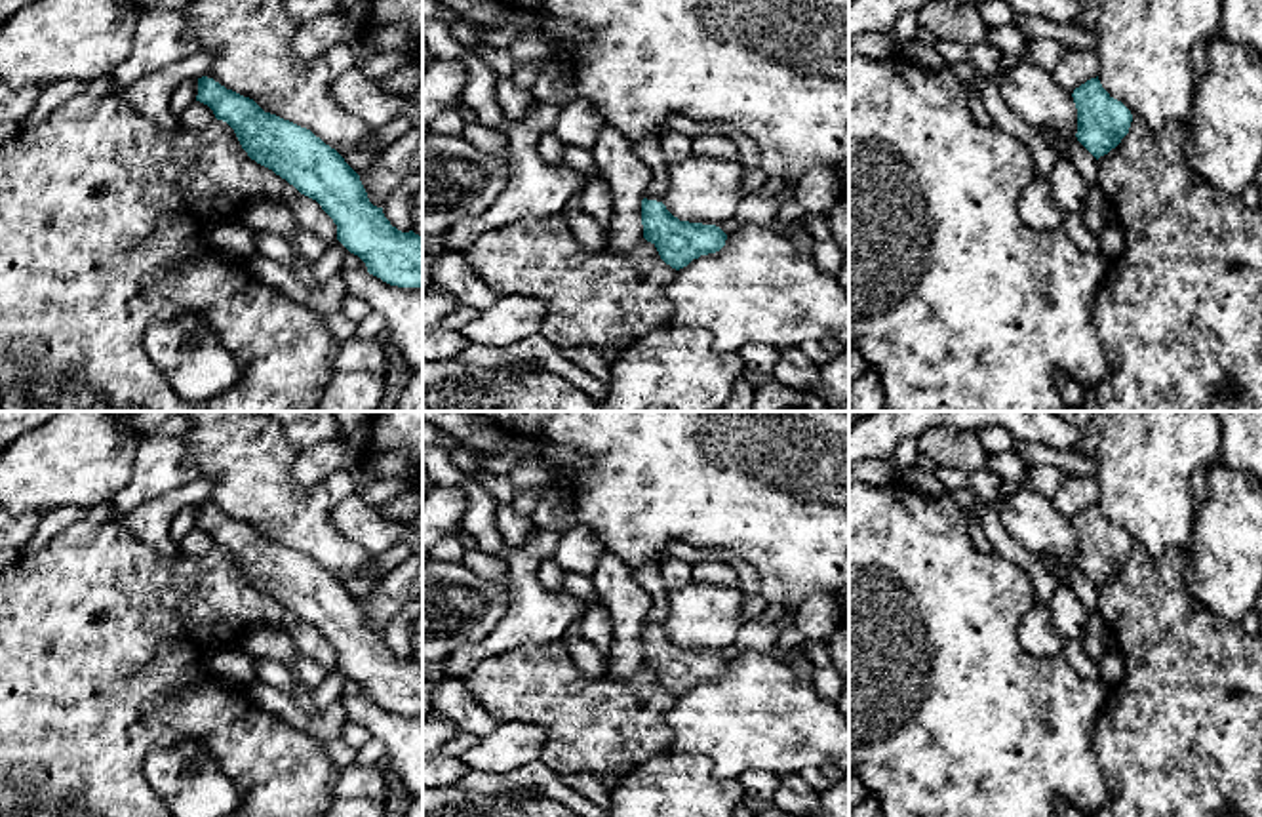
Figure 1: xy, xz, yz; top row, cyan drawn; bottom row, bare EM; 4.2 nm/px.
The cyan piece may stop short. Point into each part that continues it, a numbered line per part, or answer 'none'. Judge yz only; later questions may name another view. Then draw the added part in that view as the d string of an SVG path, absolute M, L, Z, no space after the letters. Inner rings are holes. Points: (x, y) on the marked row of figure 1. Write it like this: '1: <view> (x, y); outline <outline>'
1: yz (1179, 313); outline M1133 116L1121 143L1098 158L1098 187L1123 229L1125 249L1108 261L1093 307L1094 328L1108 356L1110 373L1098 385L1083 389L1083 411L1262 411L1262 208L1249 209L1241 196L1195 179L1184 158L1186 141L1188 126L1167 124L1161 131L1152 131Z

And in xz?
1: xz (594, 298); outline M562 213L520 219L483 230L461 249L466 263L501 295L522 293L546 305L541 335L554 347L594 347L611 366L643 335L664 328L672 318L672 303L664 288L676 269L666 265L655 244L641 238L628 253L611 248L584 249L579 246Z

